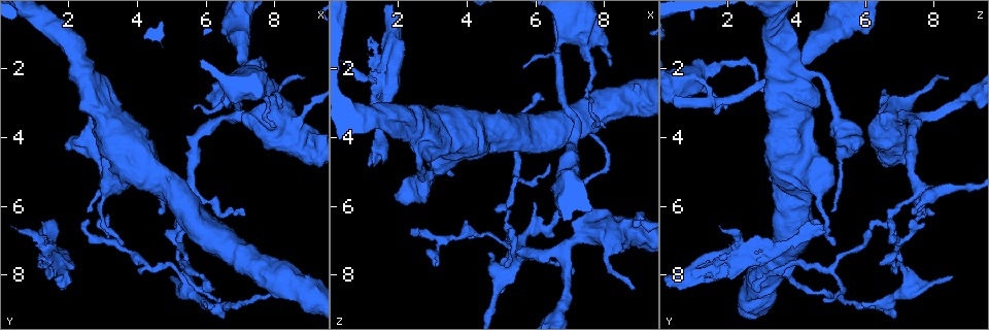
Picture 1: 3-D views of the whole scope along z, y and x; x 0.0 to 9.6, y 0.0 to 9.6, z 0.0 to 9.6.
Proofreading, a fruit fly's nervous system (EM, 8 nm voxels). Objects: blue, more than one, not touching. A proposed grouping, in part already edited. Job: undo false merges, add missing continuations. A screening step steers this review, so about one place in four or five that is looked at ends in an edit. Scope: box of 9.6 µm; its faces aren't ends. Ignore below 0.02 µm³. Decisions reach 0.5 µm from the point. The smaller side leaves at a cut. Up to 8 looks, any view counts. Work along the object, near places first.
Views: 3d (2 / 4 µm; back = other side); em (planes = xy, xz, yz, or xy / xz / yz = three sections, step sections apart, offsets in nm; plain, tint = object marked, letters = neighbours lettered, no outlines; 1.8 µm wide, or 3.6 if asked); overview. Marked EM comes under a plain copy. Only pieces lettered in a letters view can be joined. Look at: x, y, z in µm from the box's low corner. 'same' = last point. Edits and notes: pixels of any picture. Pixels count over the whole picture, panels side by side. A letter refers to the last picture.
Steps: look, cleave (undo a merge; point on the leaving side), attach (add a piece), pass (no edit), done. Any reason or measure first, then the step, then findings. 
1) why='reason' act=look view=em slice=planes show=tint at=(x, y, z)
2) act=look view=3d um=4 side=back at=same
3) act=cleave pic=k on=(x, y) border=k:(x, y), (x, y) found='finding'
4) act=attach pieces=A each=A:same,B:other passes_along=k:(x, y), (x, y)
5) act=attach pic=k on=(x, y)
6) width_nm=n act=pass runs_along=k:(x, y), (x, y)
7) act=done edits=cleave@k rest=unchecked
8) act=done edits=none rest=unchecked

why='sudden change in width' act=look view=3d um=4 at=(2.65, 2.45, 4.20)

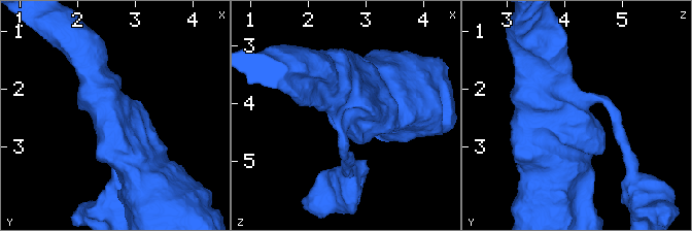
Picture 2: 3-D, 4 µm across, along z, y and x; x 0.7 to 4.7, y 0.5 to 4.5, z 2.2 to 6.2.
act=look view=em slice=planes show=letters at=(2.65, 2.45, 4.20)

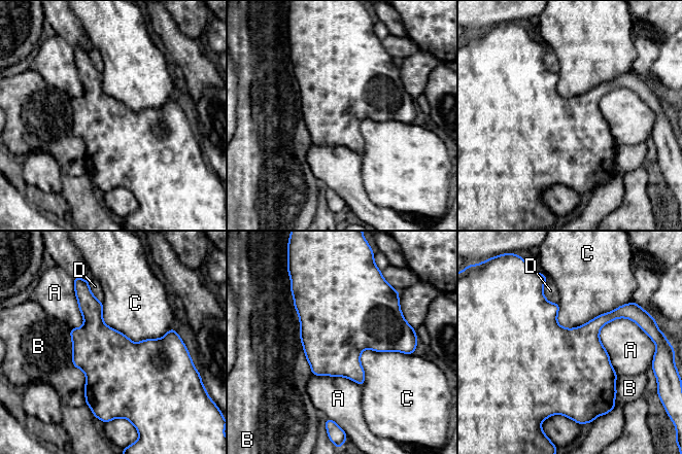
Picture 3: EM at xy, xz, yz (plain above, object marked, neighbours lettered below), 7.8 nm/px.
width_nm=480 act=pass each=A:other,B:other,C:other,D:other border=3:(629, 302), (574, 327), (556, 322) found='one neuron here'

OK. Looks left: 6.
why='four-way junction' act=look view=3d um=4 at=(5.30, 8.00, 7.20)

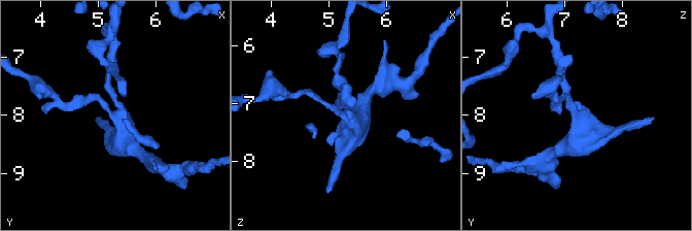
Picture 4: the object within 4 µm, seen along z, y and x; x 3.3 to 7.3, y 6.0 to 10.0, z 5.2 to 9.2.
act=look view=em slice=planes show=tint at=(5.40, 7.95, 7.25)

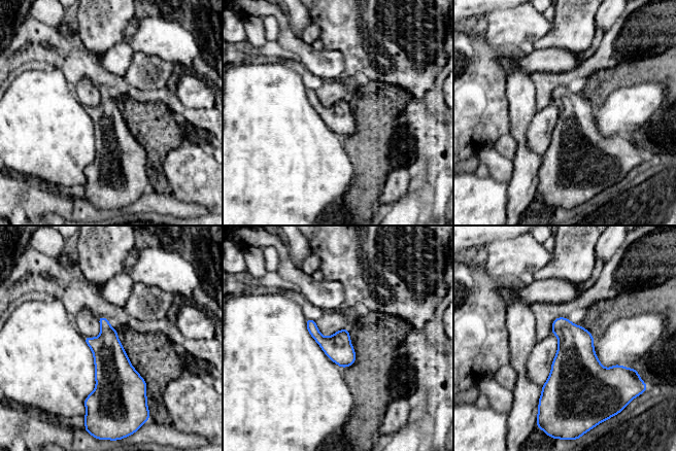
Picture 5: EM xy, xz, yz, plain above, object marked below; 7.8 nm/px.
act=look view=em slice=planes show=letters at=same

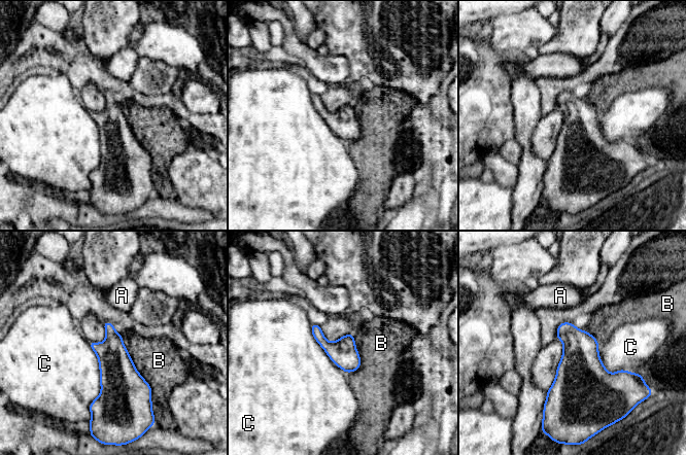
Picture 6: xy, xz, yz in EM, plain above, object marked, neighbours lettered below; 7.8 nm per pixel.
act=pass each=A:other,B:other,C:other border=6:(121, 336), (150, 388), (151, 406) found='one neuron here'

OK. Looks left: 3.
why='calibre changes' act=look view=3d um=2 at=(6.60, 8.90, 6.40)

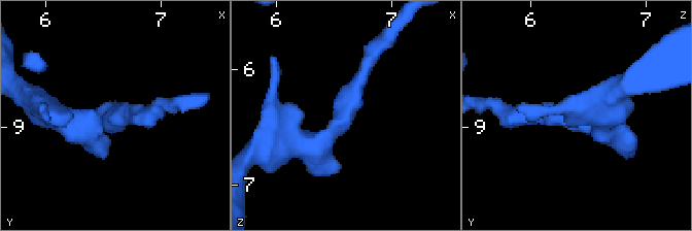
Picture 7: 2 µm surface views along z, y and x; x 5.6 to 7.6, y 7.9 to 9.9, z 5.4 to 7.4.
why='now the EM' act=look view=em slice=yz step=16 show=tint at=(6.60, 8.90, 6.36)

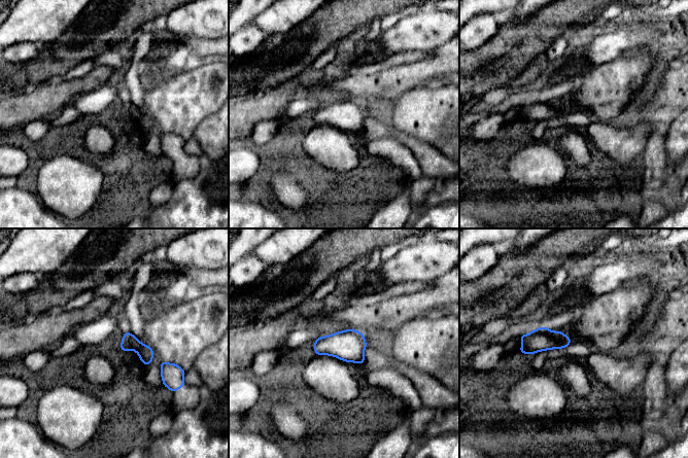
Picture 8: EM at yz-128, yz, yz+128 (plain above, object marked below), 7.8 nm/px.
why='cut it another way' act=look view=em slice=planes show=letters at=same

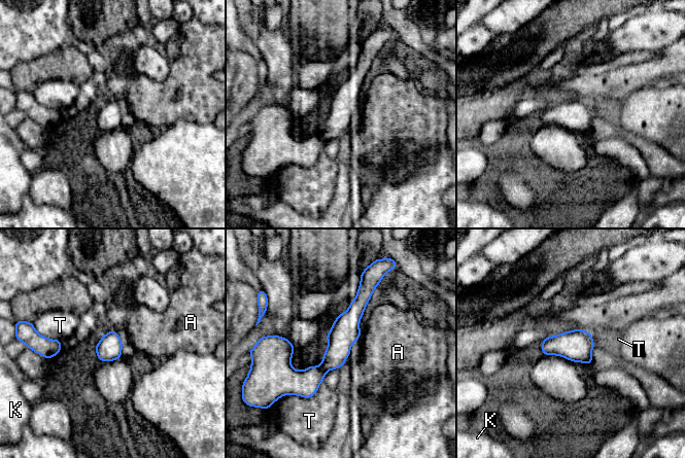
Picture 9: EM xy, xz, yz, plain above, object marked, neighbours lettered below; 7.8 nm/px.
width_nm=190 act=cleave pic=9 on=(305, 383) each=A:other,K:other,T:other border=9:(319, 365), (326, 371) found='a second neuron is stuck on'

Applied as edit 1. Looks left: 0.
act=done edits=cleave@9 rest=unchecked

